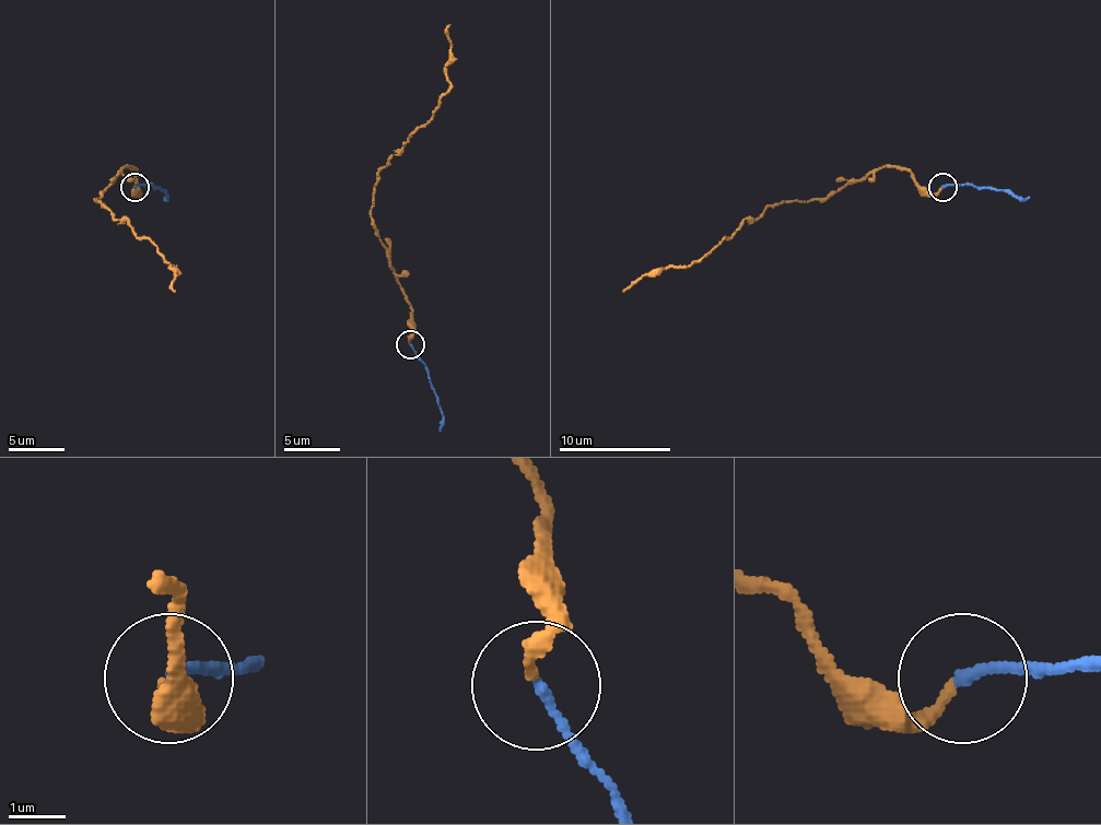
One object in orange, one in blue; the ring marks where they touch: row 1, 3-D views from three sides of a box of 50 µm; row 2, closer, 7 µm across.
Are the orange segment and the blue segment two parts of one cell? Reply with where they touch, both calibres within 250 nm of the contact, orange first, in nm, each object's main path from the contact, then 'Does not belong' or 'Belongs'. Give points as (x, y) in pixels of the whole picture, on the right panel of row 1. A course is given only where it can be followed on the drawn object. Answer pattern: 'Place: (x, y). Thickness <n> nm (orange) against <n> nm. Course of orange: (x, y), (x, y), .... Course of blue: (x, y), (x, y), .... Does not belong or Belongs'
Place: (943, 187). Thickness 200 nm (orange) against 170 nm. Course of orange: (943, 189), (928, 195), (909, 172), (873, 169), (824, 197), (769, 205), (684, 267), (652, 270), (623, 292). Course of blue: (943, 186), (993, 189), (1029, 197). Belongs

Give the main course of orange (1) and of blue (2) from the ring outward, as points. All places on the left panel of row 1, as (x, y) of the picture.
1: (136, 189), (138, 195), (138, 172), (129, 166), (121, 169), (96, 200), (157, 247), (174, 267), (174, 292)
2: (136, 186), (161, 189), (166, 195), (163, 197)

